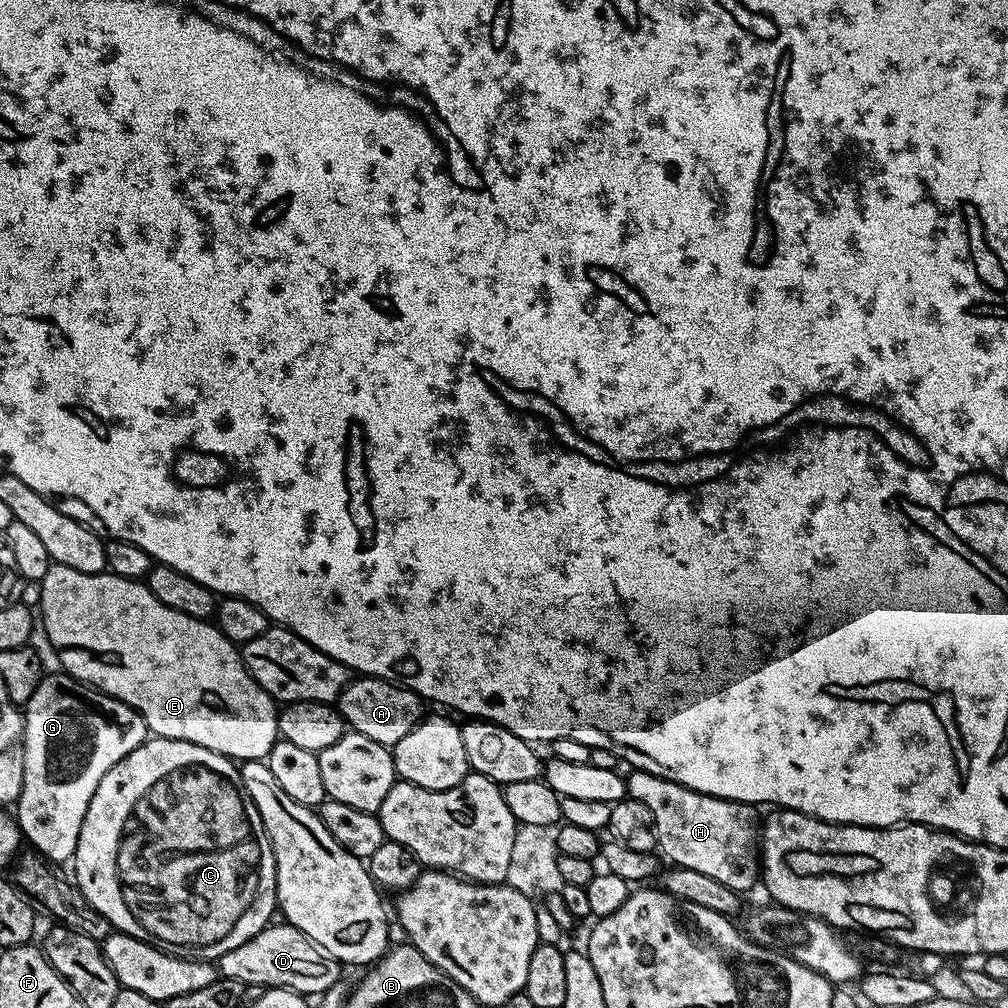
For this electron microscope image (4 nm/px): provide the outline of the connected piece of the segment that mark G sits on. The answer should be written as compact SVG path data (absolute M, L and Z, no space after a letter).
M45 675L38 690L34 690L27 704L23 705L22 747L26 774L22 782L22 794L14 808L14 816L19 823L23 839L27 843L29 840L32 843L29 845L49 862L71 861L75 857L80 827L86 818L90 798L94 798L94 790L98 790L98 782L102 782L102 778L106 778L109 770L118 762L122 762L122 758L126 758L130 750L143 744L150 736L142 714L126 706L126 702L107 696L91 684L84 684L72 676L59 675Z

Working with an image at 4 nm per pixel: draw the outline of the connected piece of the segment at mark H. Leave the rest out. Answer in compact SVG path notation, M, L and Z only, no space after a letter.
M629 773L627 795L654 814L656 843L665 861L672 860L668 862L677 868L698 870L698 874L706 874L741 894L758 884L762 876L762 816L756 813L757 805L695 792L658 774Z

